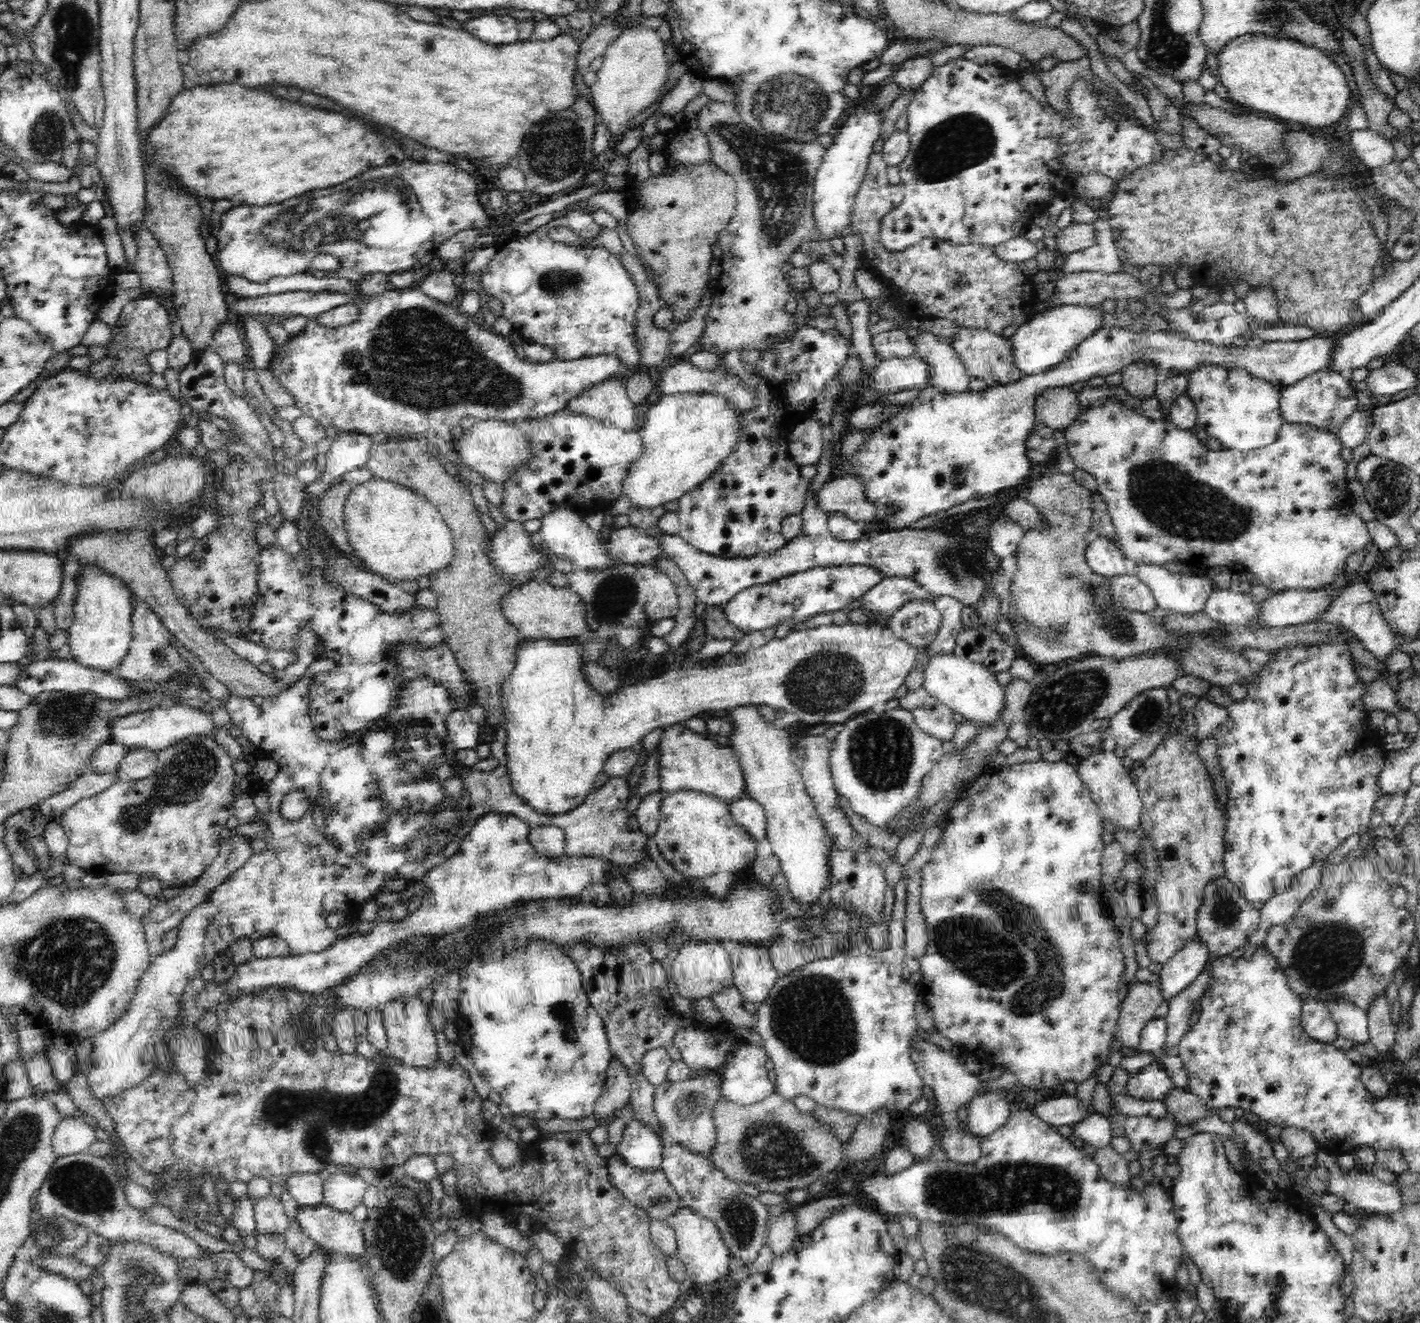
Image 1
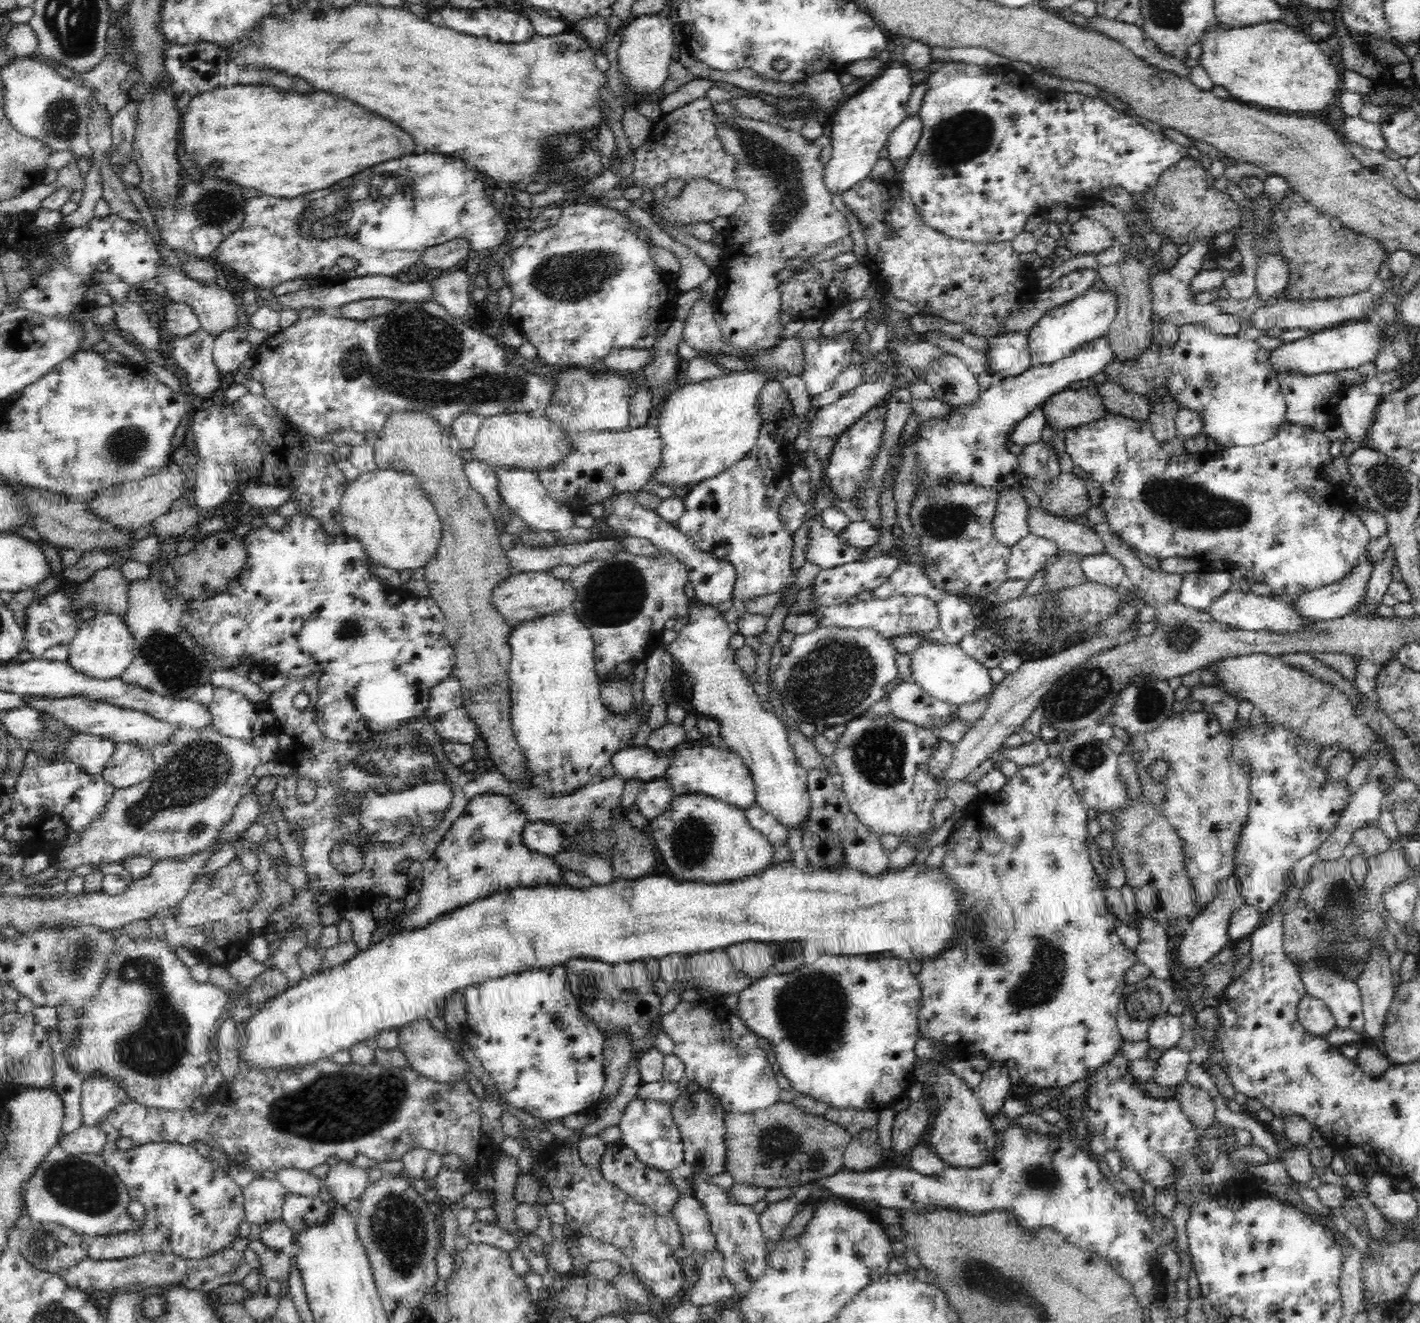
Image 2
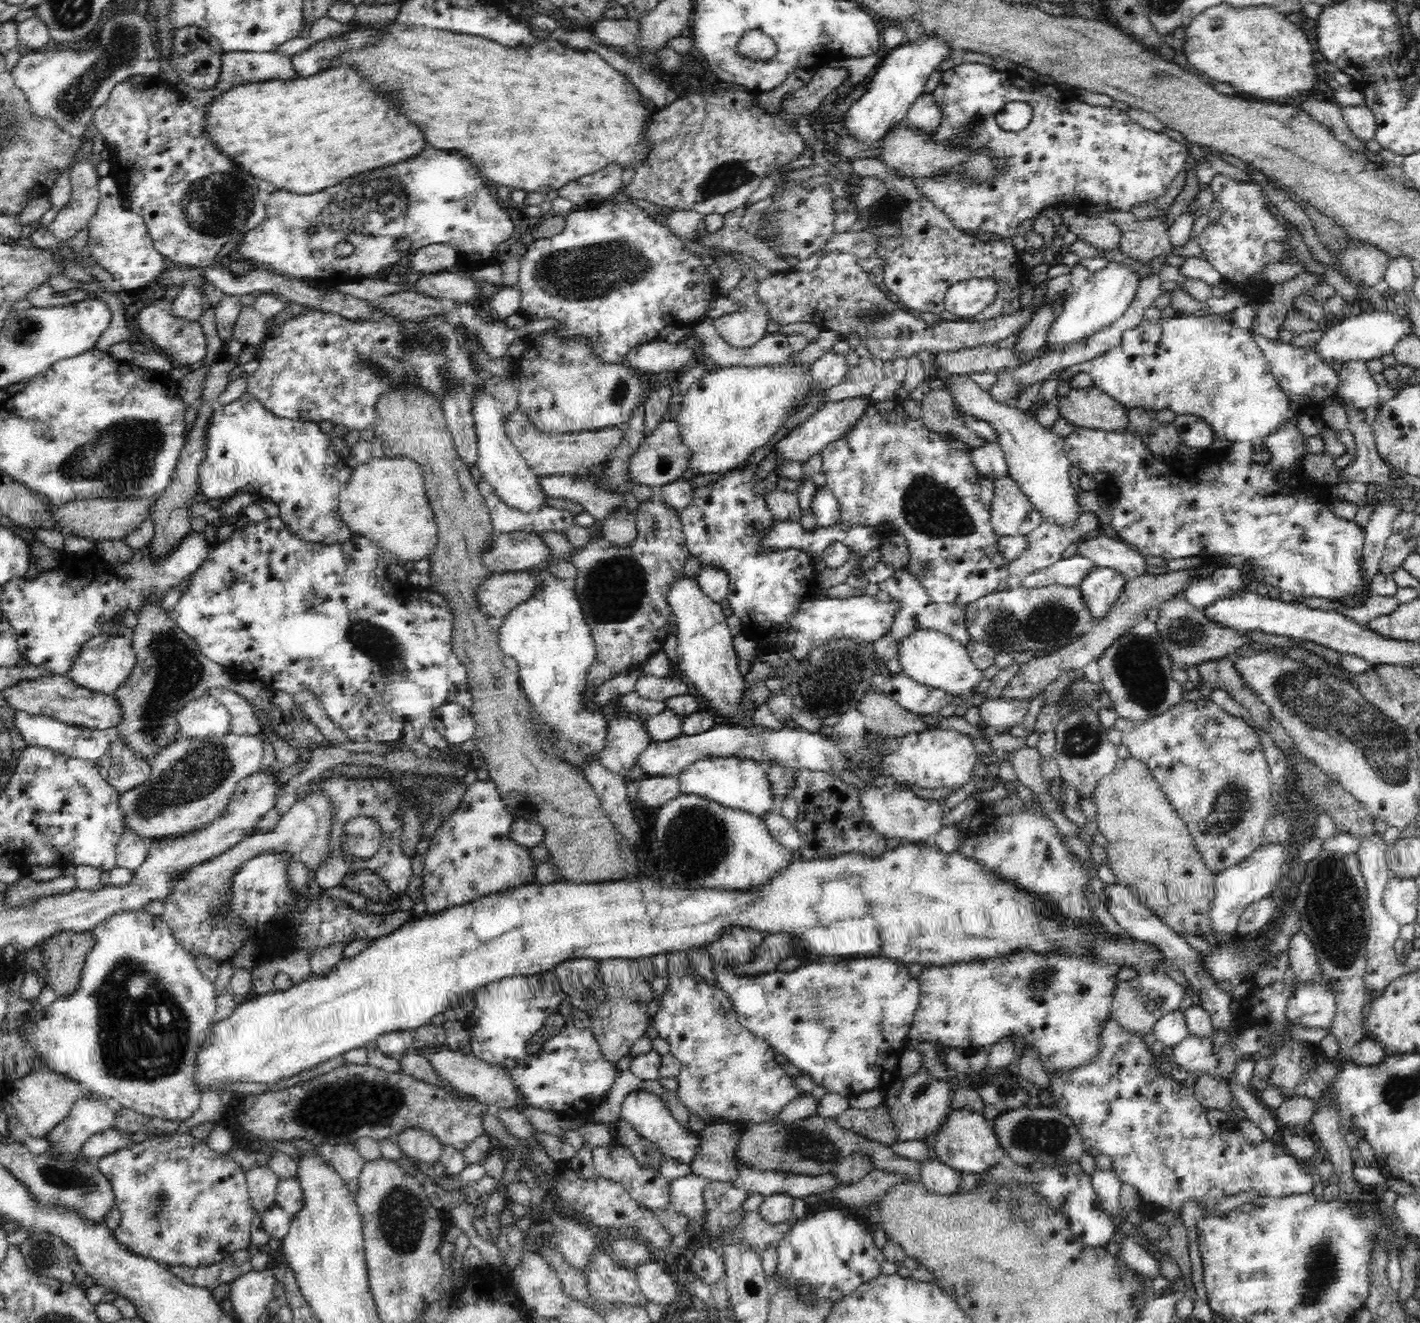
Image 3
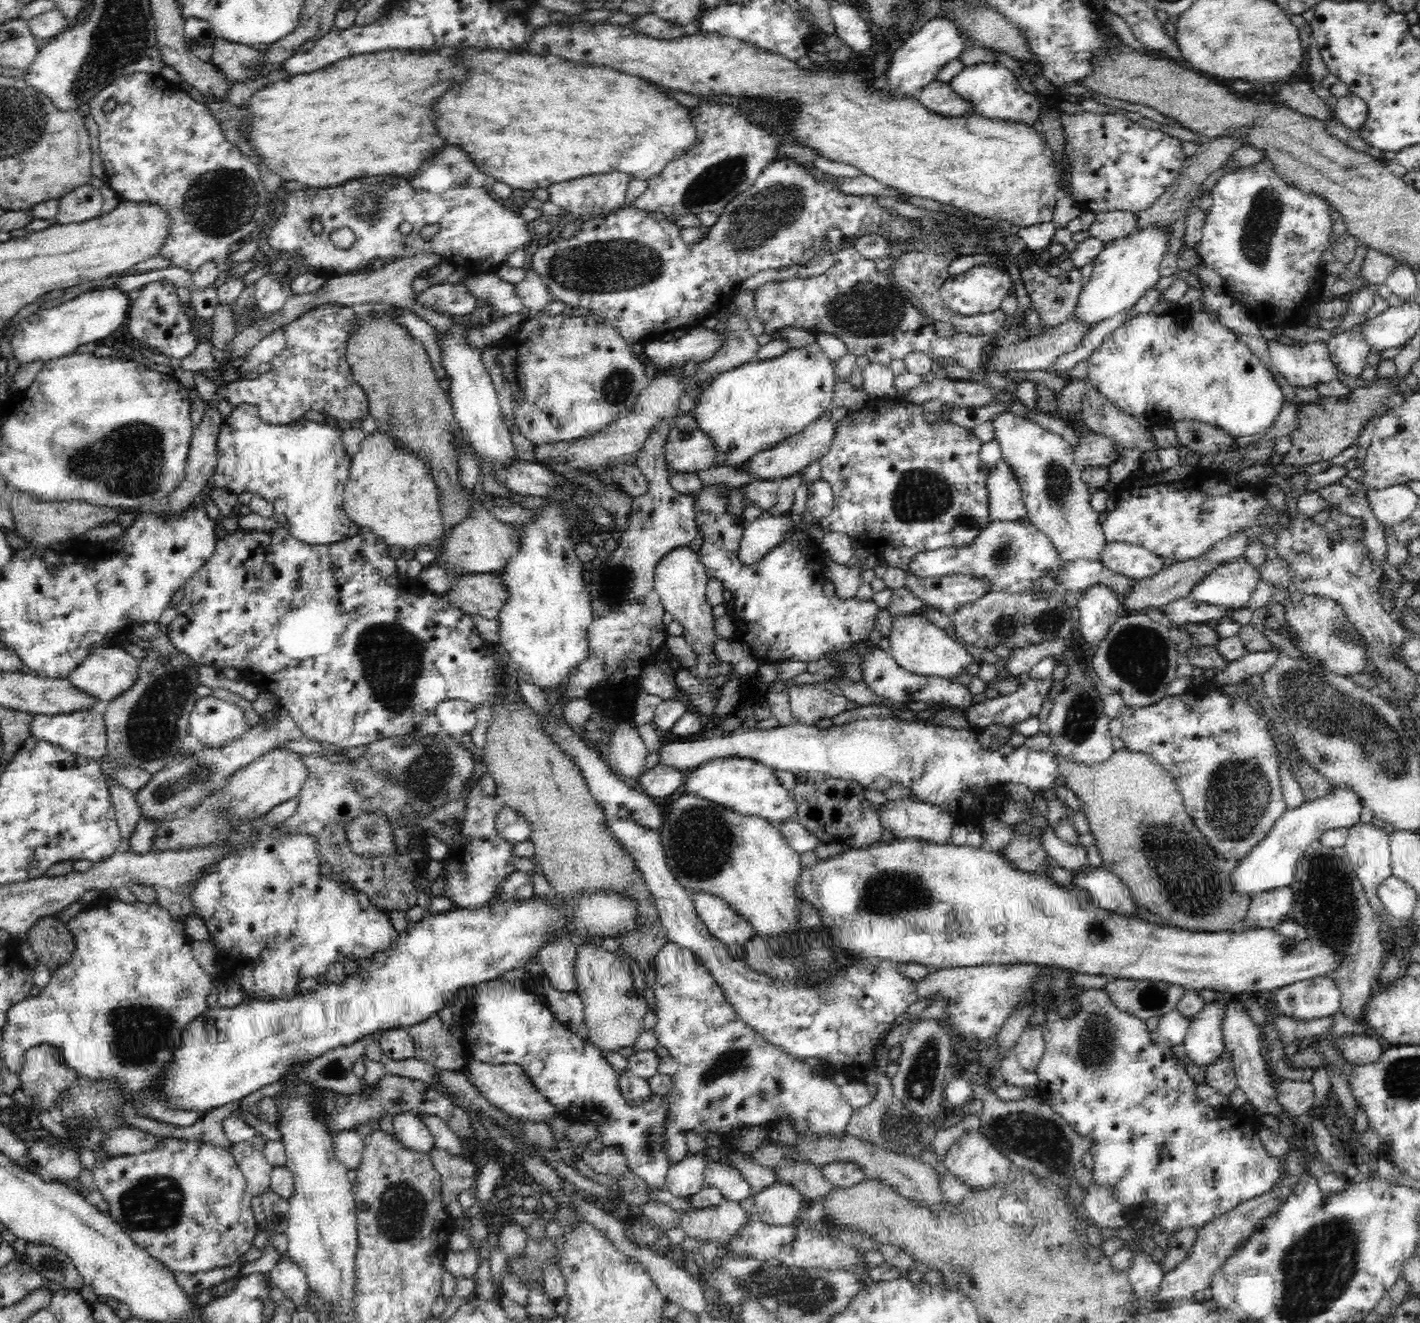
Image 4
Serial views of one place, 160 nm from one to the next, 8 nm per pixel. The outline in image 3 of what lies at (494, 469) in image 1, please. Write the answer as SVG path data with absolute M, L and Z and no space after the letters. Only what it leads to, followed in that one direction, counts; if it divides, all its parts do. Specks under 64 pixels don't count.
M518 408L509 419L502 416L503 432L510 444L518 449L534 474L545 477L546 475L575 475L580 476L586 471L595 469L606 459L610 460L610 453L616 452L616 447L624 438L625 426L620 425L599 431L582 431L579 433L564 433L537 430L536 423L528 414Z

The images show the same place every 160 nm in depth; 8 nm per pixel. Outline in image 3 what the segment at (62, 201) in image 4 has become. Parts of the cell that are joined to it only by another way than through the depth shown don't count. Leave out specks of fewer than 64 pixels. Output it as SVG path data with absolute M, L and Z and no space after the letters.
M91 153L85 154L83 159L73 166L69 174L72 187L70 199L56 213L54 220L44 226L60 242L66 243L78 230L82 230L98 210L98 183L101 177L96 172L96 167L88 161L90 155Z

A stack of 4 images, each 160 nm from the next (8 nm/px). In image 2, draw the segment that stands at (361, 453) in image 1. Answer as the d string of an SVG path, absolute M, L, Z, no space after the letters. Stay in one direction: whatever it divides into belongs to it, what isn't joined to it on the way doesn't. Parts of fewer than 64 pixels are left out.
M248 483L244 490L238 488L234 492L239 493L239 500L258 508L276 508L290 500L293 490L287 486L277 484Z

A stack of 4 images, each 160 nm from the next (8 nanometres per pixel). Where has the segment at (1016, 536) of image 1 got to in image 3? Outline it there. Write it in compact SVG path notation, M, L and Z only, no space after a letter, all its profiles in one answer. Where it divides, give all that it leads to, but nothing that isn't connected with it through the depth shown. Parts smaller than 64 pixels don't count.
M1012 477L993 481L994 496L990 505L990 520L998 536L1028 535L1043 521L1039 510L1023 494Z

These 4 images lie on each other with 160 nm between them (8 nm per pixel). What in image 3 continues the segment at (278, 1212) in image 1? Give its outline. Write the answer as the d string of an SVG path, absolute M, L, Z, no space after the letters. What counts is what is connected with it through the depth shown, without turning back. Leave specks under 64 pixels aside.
M257 1164L245 1172L245 1177L255 1213L266 1212L276 1203L276 1189L280 1178L270 1167Z

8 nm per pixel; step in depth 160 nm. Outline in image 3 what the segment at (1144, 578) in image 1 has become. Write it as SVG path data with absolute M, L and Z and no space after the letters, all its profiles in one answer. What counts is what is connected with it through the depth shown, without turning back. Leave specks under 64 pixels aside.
M1221 565L1210 575L1199 576L1186 586L1184 595L1192 606L1206 608L1216 600L1230 598L1245 589L1242 569Z

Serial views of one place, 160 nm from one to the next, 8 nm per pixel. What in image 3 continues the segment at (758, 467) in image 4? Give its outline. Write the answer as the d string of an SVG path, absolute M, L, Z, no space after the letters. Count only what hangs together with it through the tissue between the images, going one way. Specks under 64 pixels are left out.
M870 396L827 402L774 444L773 451L776 453L777 459L802 463L807 462L811 457L820 455L821 450L826 448L828 444L846 436L850 432L850 429L864 414L865 408L870 406L871 403Z

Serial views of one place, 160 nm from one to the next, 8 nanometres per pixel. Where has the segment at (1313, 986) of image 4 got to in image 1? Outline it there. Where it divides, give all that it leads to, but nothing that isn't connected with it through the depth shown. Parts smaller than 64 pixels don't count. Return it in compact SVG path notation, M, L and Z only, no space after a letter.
M1304 1000L1301 1025L1310 1038L1324 1045L1332 1044L1338 1036L1337 1024L1330 1015L1328 1004L1318 1000Z

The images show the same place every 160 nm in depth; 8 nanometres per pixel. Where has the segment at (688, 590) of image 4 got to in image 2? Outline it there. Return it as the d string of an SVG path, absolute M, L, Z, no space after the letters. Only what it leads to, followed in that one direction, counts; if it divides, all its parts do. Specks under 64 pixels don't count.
M698 597L689 604L687 610L688 622L678 633L678 638L674 641L663 639L663 644L659 647L666 649L678 660L680 668L684 674L688 674L690 682L693 682L692 706L698 712L708 712L704 716L718 721L721 729L722 746L728 744L728 749L737 753L742 758L743 765L747 767L754 781L756 805L774 815L778 824L783 828L802 828L802 822L806 818L808 826L808 812L810 810L810 792L807 786L807 771L799 764L798 758L792 751L789 742L789 732L785 724L774 715L762 708L758 695L752 687L752 680L744 676L741 668L734 660L736 651L730 647L730 638L733 634L728 623L724 619L723 613L715 605L707 605Z

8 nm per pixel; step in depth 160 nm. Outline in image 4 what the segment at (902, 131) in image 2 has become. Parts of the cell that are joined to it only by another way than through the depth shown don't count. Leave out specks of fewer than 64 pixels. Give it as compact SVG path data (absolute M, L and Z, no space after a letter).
M936 80L921 90L918 100L926 108L944 116L962 116L966 112L974 112L969 102L961 100L957 94L954 94L954 89L950 88L949 83Z

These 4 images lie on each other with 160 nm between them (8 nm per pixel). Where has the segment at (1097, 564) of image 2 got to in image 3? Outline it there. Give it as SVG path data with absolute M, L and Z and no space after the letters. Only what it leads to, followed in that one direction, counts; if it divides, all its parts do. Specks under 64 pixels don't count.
M1092 567L1083 575L1079 589L1084 595L1094 621L1103 617L1122 594L1127 578L1113 567Z

